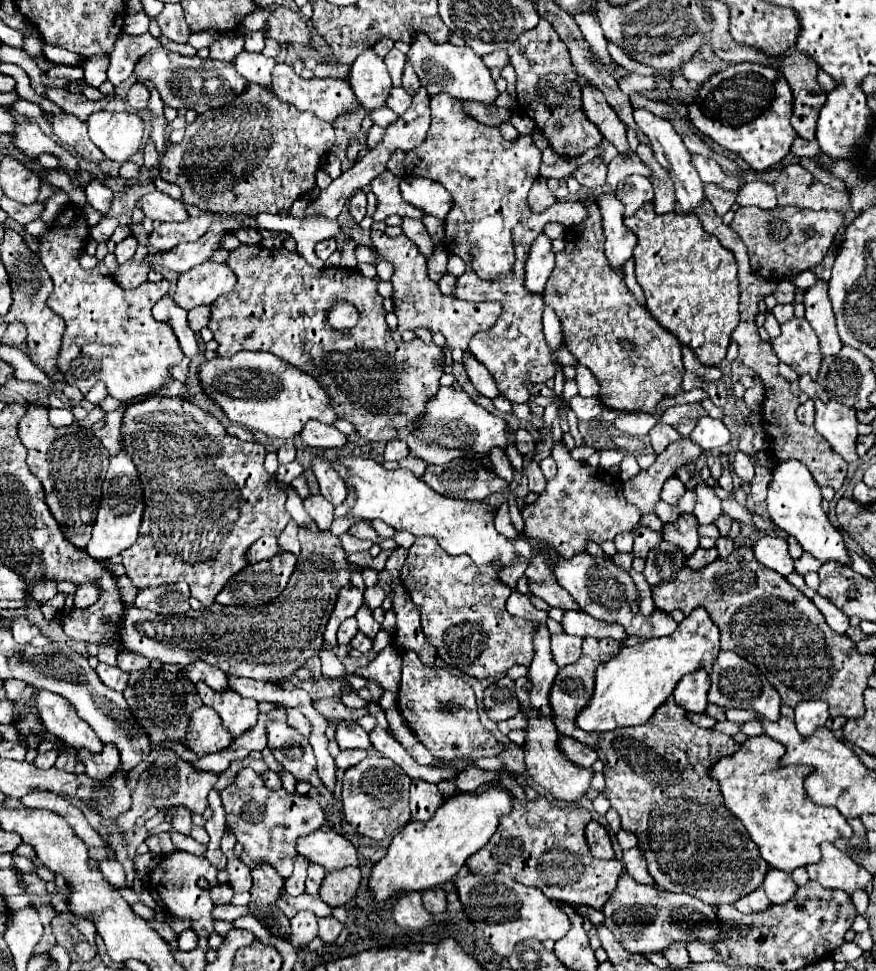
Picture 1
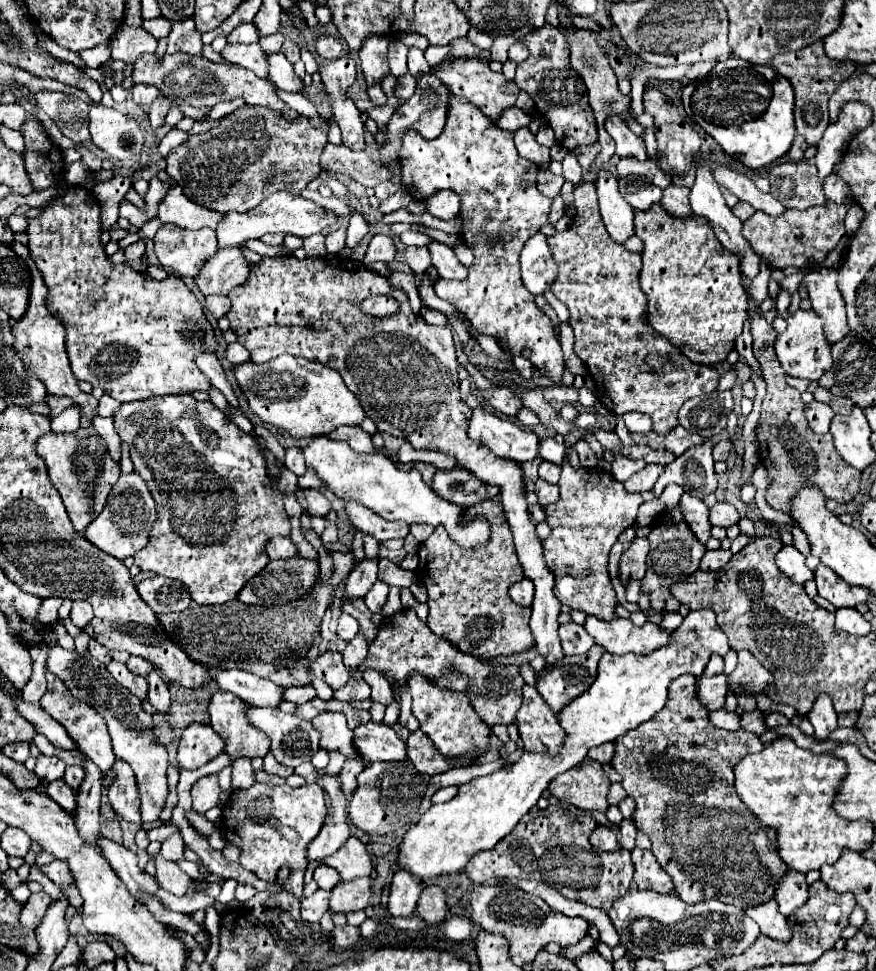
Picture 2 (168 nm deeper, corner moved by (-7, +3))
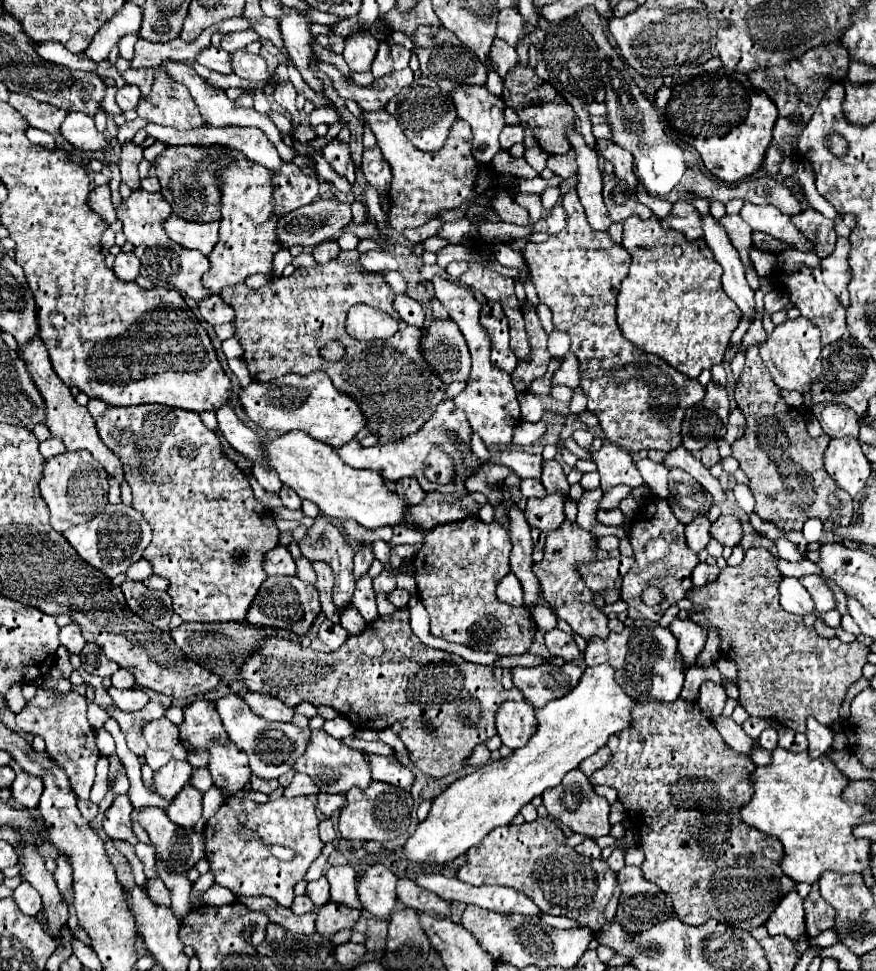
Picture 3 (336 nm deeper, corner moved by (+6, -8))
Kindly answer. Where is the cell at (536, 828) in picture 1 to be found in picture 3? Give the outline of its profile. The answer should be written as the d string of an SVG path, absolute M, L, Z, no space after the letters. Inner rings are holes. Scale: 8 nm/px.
M537 818L535 822L525 822L523 826L501 826L493 830L479 846L473 846L467 852L467 862L457 870L457 878L473 884L473 886L509 886L523 892L531 898L545 914L553 916L571 916L577 918L581 926L591 928L593 932L601 930L603 922L611 922L615 918L615 910L619 904L619 882L617 874L607 866L605 860L589 860L577 854L567 846L567 836L551 818Z

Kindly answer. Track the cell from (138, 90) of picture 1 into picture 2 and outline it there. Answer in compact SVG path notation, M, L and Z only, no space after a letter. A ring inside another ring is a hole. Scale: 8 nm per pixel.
M136 83L132 87L132 99L136 101L136 105L140 107L150 107L152 101L158 97L158 87L154 85L146 85L146 83Z

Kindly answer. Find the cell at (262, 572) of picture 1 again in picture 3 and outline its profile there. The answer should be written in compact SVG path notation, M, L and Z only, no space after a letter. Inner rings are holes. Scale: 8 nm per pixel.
M269 576L259 588L259 594L255 596L255 602L251 604L251 610L247 610L245 622L255 626L287 628L297 634L305 634L319 612L321 612L319 592L313 584L307 584L299 580L297 576Z

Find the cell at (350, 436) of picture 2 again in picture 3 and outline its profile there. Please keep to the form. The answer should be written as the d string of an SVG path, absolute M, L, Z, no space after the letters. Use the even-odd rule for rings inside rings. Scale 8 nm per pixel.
M453 400L441 402L441 404L437 406L435 414L433 414L433 416L423 424L423 428L421 428L417 434L413 434L413 436L407 436L407 438L403 438L403 440L399 440L399 442L393 442L393 444L383 444L383 446L377 444L377 446L373 446L373 448L363 448L357 440L351 440L351 442L343 444L341 448L337 448L337 454L339 454L341 460L343 460L345 464L349 464L351 468L369 468L369 470L375 470L375 472L379 472L383 478L387 478L387 480L391 480L391 482L397 482L399 478L405 478L405 476L413 476L413 478L417 478L417 482L421 484L421 488L423 488L425 492L437 490L437 492L447 492L447 494L451 494L451 492L467 494L467 490L465 490L465 486L463 486L463 480L465 480L467 476L471 476L473 472L463 468L463 458L459 456L455 444L451 442L449 432L455 432L463 444L469 444L471 432L473 432L471 426L469 426L469 422L467 422L467 416L463 414L463 410L459 410L459 408L453 404ZM435 446L441 446L441 450L447 452L447 456L451 456L451 458L453 458L453 464L455 464L455 482L451 482L451 484L447 484L447 486L435 486L433 482L427 482L427 478L425 478L425 474L423 474L425 456L427 456L427 452L431 452Z

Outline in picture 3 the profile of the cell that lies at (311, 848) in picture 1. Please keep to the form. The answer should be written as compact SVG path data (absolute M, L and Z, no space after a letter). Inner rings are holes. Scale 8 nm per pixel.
M351 864L331 866L325 876L331 886L331 900L333 902L361 910L361 902L357 896L357 872Z

